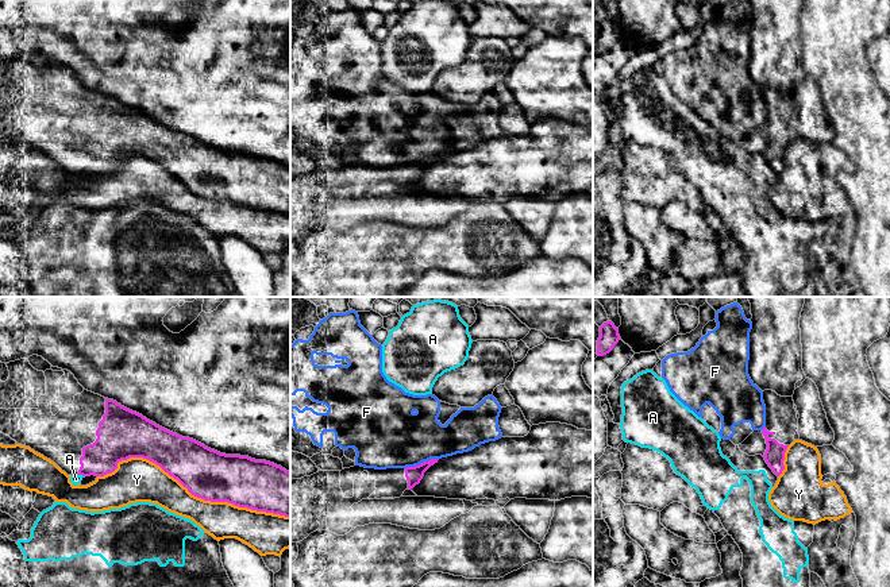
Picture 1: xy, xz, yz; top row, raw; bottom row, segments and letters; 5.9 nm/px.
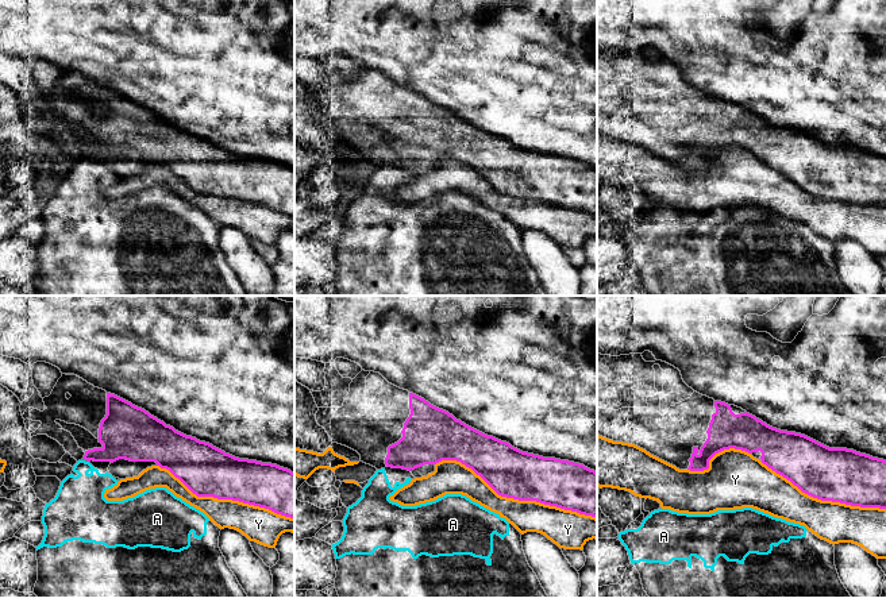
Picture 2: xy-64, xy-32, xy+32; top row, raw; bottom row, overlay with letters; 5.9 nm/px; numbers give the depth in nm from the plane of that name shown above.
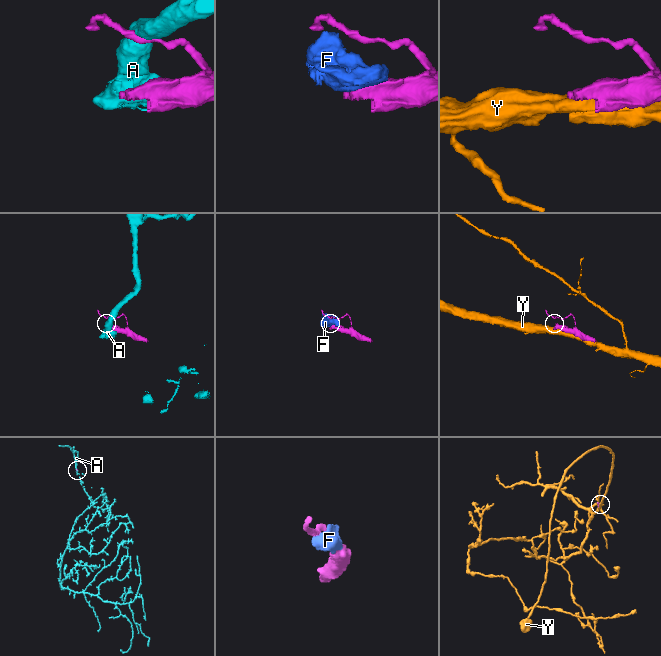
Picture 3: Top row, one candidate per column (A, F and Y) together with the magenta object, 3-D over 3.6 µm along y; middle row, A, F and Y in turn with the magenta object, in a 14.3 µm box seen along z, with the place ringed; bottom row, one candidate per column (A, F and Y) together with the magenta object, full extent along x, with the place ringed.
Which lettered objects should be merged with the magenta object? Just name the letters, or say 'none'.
none

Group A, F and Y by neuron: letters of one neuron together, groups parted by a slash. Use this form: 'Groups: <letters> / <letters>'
Groups: A F / Y

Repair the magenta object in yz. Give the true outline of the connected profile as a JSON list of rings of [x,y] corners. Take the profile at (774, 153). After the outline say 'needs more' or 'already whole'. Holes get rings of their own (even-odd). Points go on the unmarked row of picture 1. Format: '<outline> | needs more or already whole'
[[[806,76],[791,94],[764,88],[763,99],[766,124],[762,131],[767,142],[763,155],[777,174],[785,167],[785,150],[794,139],[795,131],[800,132],[800,138],[814,144],[832,143],[835,130],[812,77]]] | needs more

